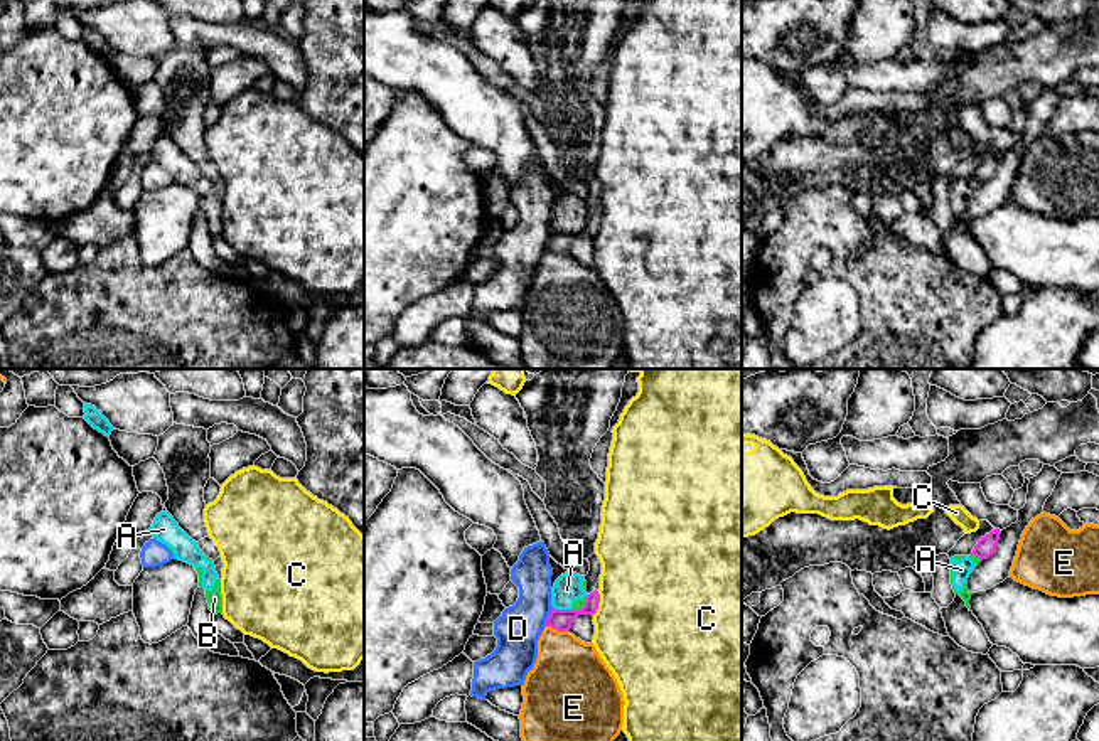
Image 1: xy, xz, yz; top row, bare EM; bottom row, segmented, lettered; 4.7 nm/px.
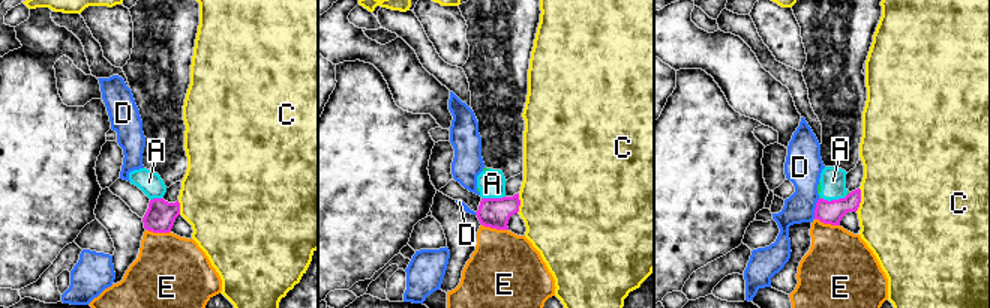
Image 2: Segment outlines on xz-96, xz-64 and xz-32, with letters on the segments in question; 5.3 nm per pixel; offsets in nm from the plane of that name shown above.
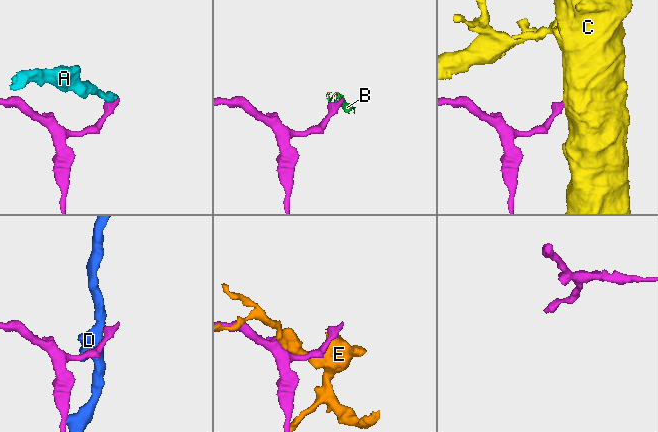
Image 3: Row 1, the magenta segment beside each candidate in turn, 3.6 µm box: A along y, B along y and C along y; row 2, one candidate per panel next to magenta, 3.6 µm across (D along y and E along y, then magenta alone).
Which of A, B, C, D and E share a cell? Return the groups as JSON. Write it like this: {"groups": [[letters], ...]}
{"groups": [["A", "B"], ["C"], ["D"], ["E"]]}

